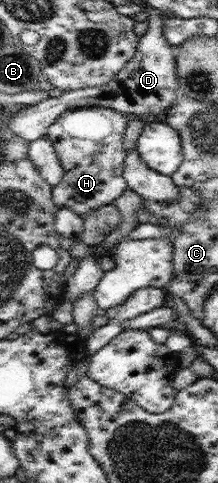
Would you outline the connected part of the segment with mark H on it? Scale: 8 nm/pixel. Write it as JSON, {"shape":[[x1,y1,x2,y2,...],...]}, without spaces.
{"shape":[[88,106,67,110,45,133,50,139,64,169,63,179,51,189,52,200,58,208,66,207,76,214,88,214,100,206,112,205,129,188,123,177,127,150,123,142,127,115,104,106]]}

